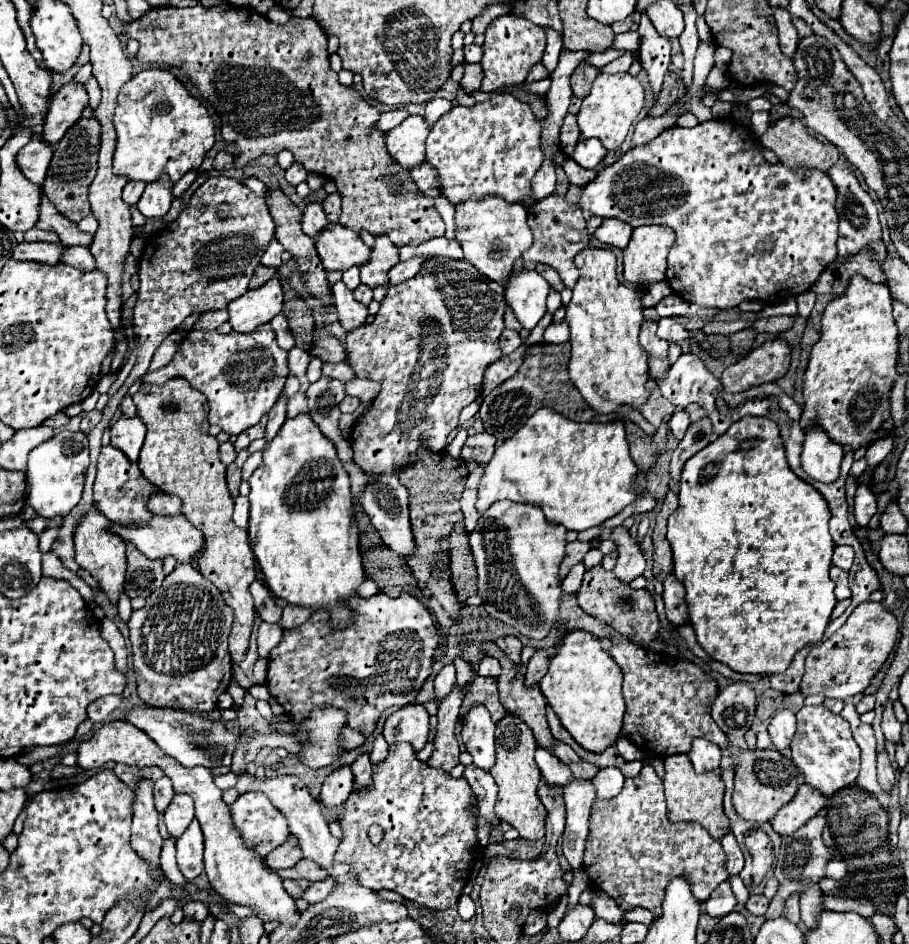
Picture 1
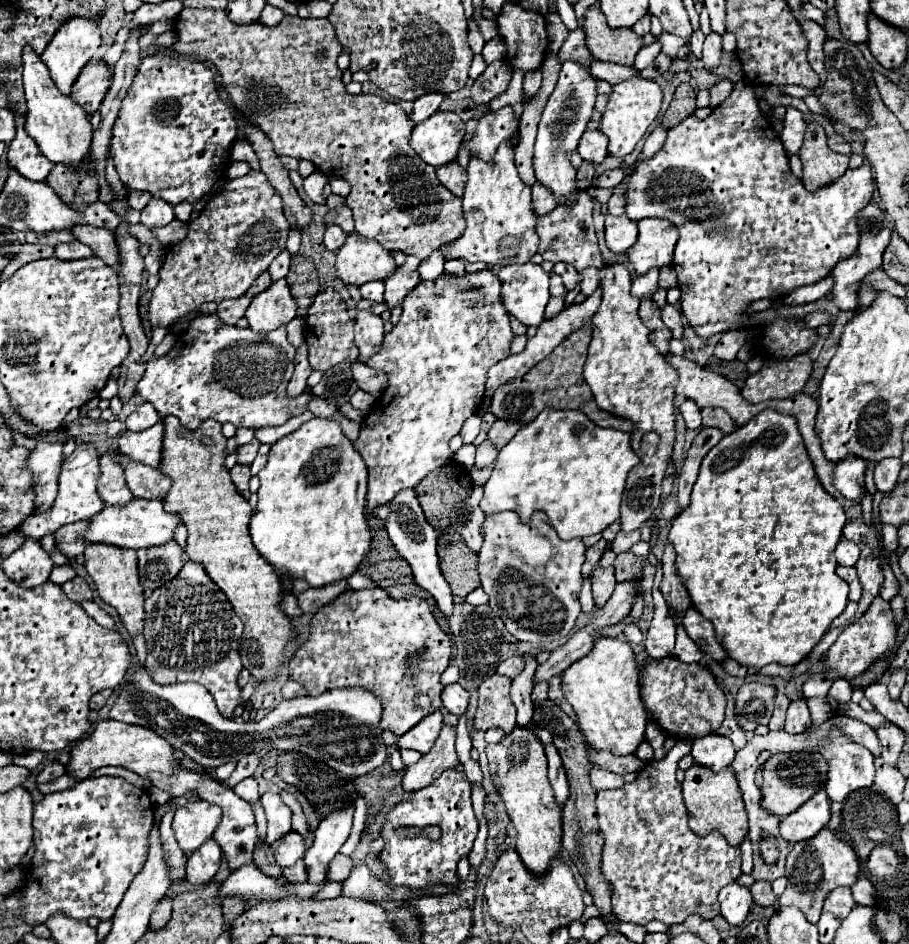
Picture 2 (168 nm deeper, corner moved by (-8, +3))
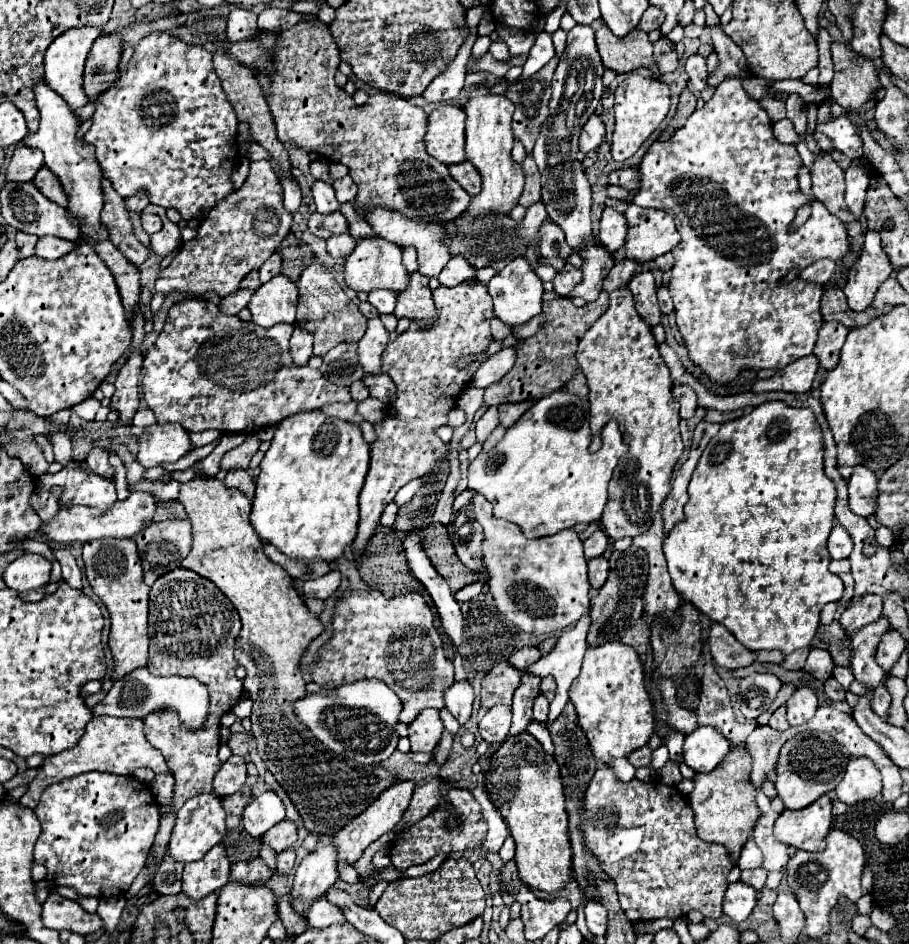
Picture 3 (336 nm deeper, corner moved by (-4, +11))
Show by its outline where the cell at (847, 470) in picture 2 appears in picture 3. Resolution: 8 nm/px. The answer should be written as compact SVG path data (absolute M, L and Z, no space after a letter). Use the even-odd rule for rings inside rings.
M865 466L853 468L853 474L847 480L847 488L849 508L863 518L871 516L877 504L877 476L873 476L873 470Z

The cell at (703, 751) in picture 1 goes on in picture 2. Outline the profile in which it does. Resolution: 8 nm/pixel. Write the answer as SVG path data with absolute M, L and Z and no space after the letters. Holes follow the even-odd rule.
M707 734L697 740L693 740L691 756L699 766L705 766L713 772L719 772L721 768L729 766L735 758L733 742L719 734Z

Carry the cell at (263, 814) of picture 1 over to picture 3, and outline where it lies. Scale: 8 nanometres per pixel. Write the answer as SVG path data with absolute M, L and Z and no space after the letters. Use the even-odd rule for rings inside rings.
M271 790L255 796L243 812L243 828L251 836L263 836L281 820L285 820L285 804Z

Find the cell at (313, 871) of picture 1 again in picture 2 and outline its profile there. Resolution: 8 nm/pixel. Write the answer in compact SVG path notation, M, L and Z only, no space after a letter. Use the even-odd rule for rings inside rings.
M337 854L333 864L329 864L329 880L345 880L352 869L352 859L343 854Z

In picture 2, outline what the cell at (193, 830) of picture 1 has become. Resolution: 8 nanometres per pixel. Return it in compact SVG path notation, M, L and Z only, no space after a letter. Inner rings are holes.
M215 840L203 844L193 856L187 860L187 882L191 884L207 884L215 878L221 864L221 848Z

